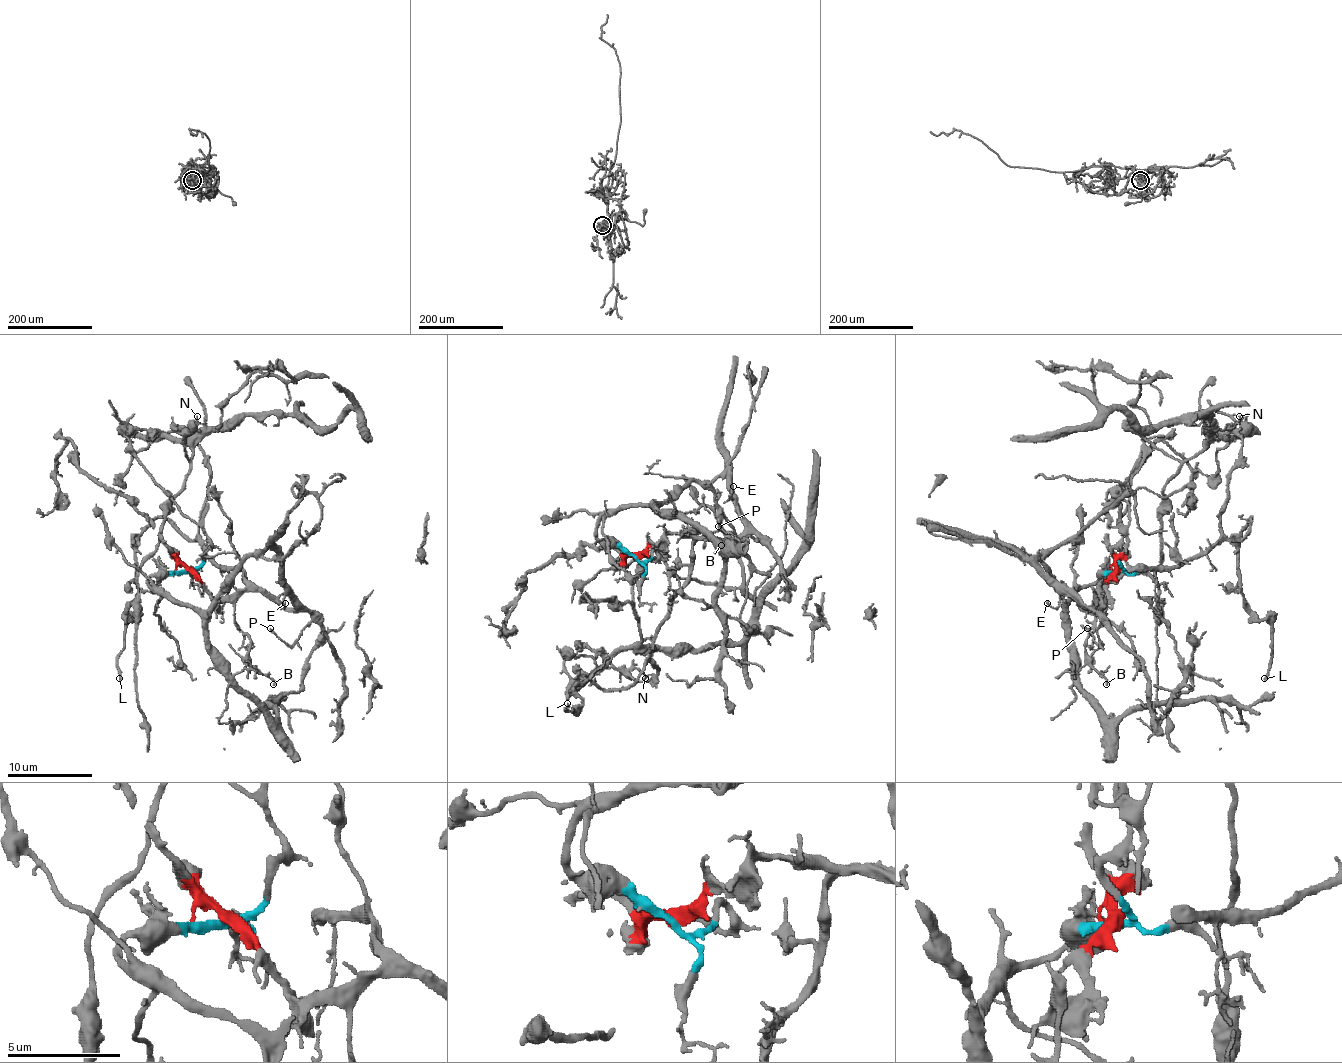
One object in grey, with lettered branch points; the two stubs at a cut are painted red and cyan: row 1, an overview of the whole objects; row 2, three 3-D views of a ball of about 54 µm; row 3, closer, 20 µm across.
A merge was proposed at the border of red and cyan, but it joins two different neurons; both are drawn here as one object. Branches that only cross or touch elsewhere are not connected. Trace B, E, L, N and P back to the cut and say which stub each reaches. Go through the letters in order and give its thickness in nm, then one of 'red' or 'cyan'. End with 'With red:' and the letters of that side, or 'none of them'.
B: calibre 120 nm; red
E: calibre 110 nm; red
L: calibre 200 nm; red
N: calibre 80 nm; red
P: calibre 110 nm; red
With red: B, E, L, N, P

